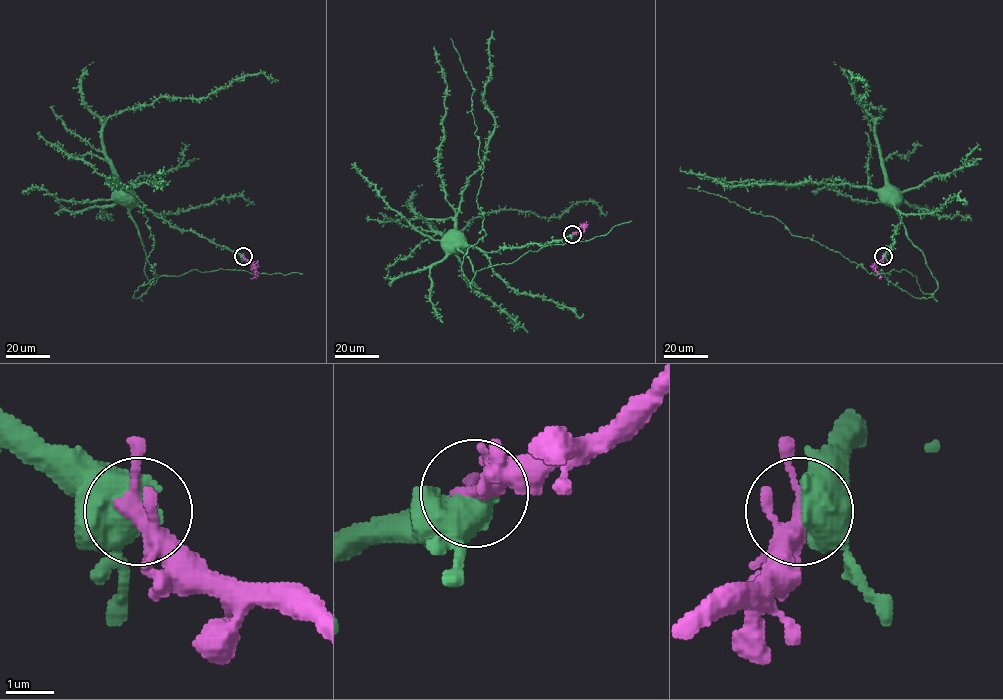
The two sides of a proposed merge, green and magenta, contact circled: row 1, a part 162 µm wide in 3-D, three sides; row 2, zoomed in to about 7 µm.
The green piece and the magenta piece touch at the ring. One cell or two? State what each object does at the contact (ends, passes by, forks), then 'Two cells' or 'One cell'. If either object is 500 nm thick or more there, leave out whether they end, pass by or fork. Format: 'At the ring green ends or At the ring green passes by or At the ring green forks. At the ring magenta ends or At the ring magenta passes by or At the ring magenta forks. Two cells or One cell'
One cell

